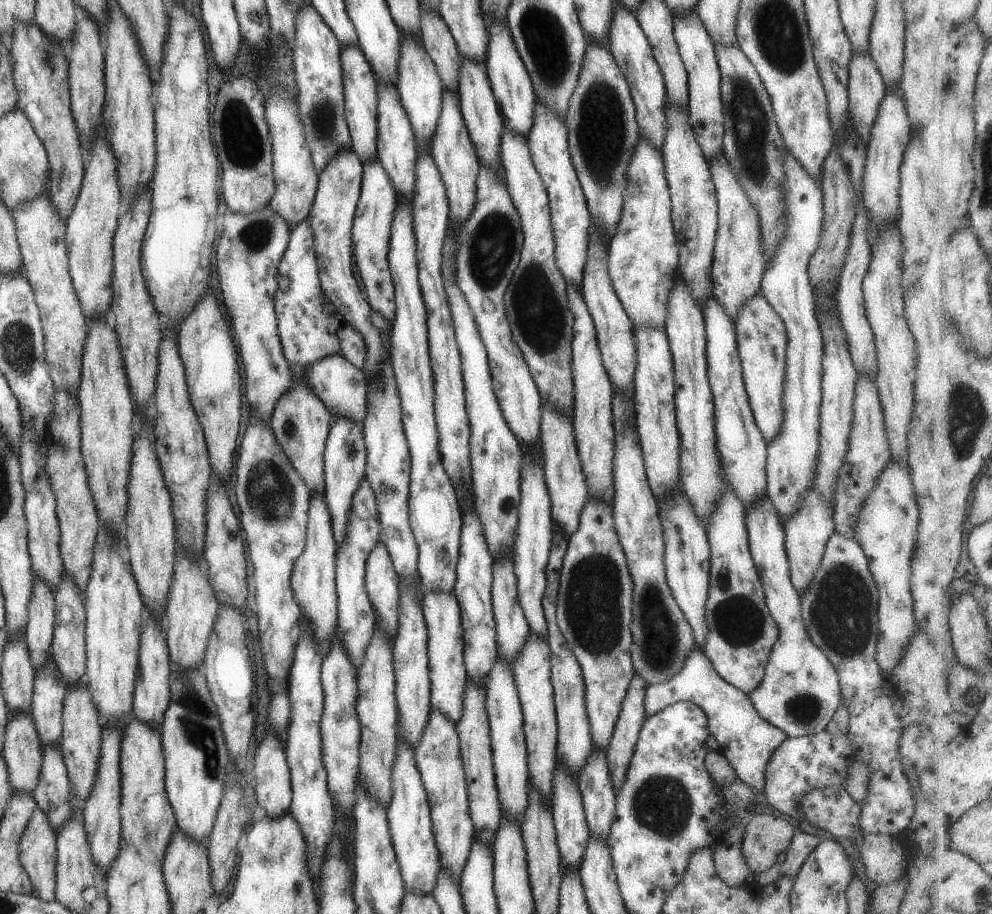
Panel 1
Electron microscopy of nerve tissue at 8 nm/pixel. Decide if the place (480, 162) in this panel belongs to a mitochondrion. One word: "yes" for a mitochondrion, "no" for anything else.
no

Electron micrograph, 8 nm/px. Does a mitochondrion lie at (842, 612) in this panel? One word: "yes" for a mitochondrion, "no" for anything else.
yes

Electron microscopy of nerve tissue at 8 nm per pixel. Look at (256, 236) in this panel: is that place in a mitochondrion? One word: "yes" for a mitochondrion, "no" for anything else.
yes

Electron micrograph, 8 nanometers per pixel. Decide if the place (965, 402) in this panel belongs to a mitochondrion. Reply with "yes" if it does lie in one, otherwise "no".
yes

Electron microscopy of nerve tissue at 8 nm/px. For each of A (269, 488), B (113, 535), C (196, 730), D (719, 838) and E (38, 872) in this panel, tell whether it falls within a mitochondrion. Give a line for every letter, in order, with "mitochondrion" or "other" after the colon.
A: mitochondrion
B: other
C: mitochondrion
D: other
E: other

